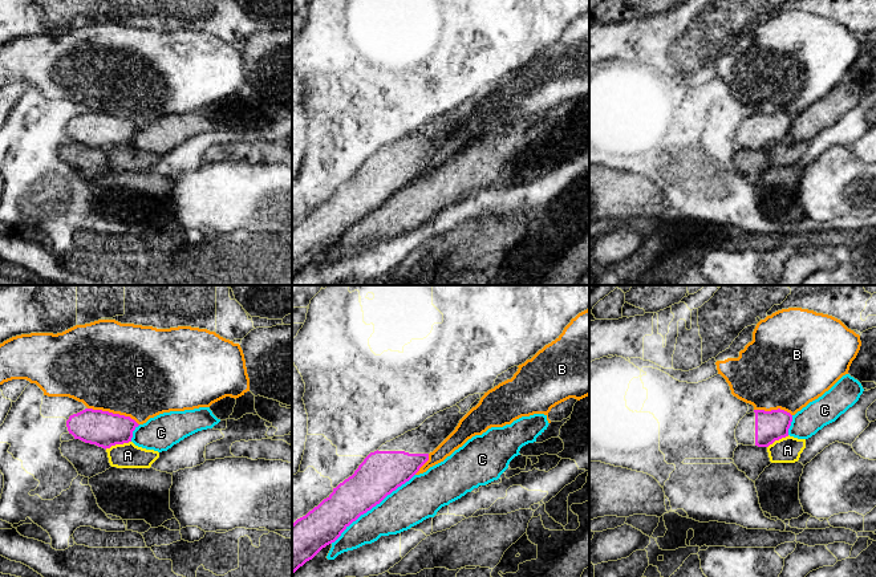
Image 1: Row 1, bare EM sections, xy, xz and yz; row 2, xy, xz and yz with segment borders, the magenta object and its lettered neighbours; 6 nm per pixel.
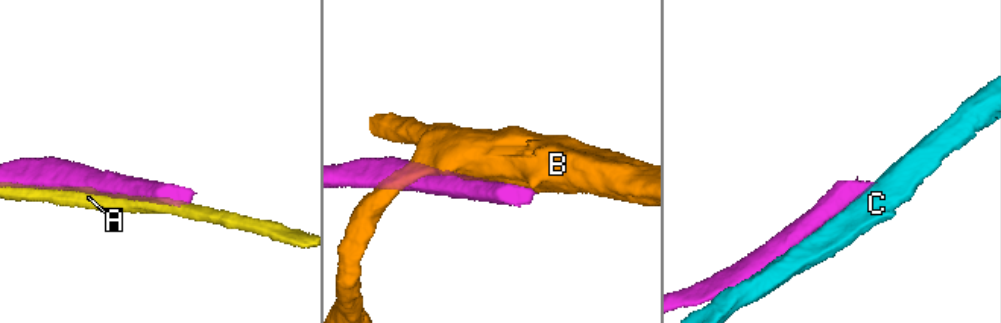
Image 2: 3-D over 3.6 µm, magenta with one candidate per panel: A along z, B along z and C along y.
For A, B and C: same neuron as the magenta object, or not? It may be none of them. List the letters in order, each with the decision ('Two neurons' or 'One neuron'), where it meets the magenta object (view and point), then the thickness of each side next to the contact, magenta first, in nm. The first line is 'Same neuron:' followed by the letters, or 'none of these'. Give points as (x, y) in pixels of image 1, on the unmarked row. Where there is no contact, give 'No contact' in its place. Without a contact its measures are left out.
Same neuron: none of these
A: Two neurons. Touches magenta at xy (117, 146). Thickness 220 nm (magenta) against 160 nm
B: Two neurons. Touches magenta at xy (112, 116). Thickness 220 nm (magenta) against 500 nm
C: Two neurons. Touches magenta at xz (372, 210). Thickness 260 nm (magenta) against 260 nm

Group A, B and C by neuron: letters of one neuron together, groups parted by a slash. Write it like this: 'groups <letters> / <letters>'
groups A / B / C

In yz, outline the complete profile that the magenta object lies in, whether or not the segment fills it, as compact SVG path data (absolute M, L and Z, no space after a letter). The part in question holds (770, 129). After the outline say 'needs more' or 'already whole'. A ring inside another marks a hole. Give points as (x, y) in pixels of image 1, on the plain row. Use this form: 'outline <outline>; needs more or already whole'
outline M754 113L746 117L735 131L738 147L768 150L788 139L792 118L784 113Z; needs more

